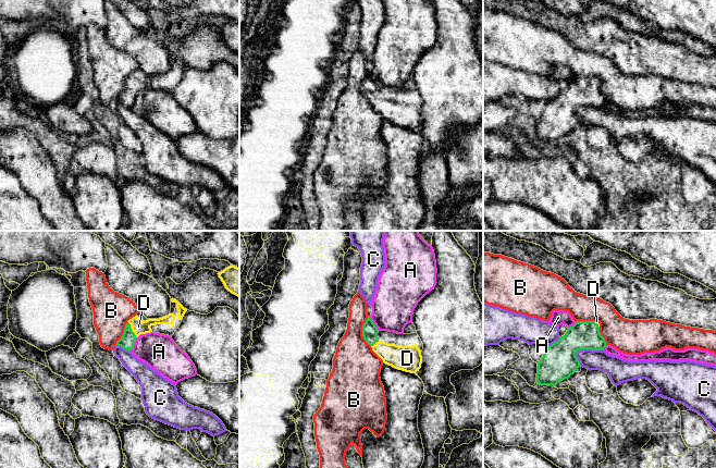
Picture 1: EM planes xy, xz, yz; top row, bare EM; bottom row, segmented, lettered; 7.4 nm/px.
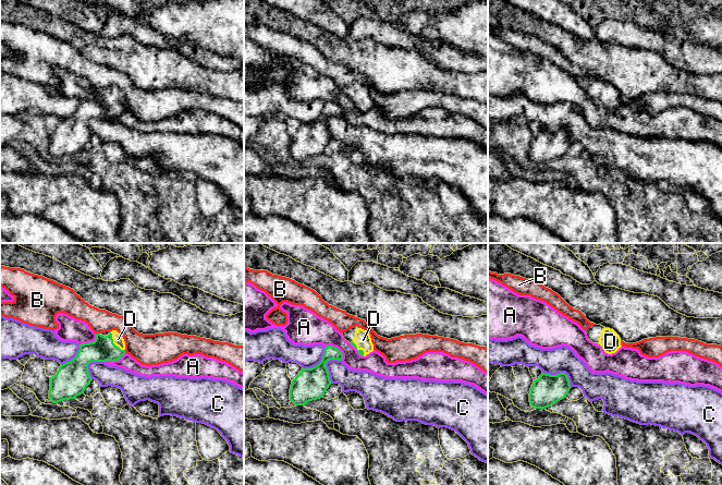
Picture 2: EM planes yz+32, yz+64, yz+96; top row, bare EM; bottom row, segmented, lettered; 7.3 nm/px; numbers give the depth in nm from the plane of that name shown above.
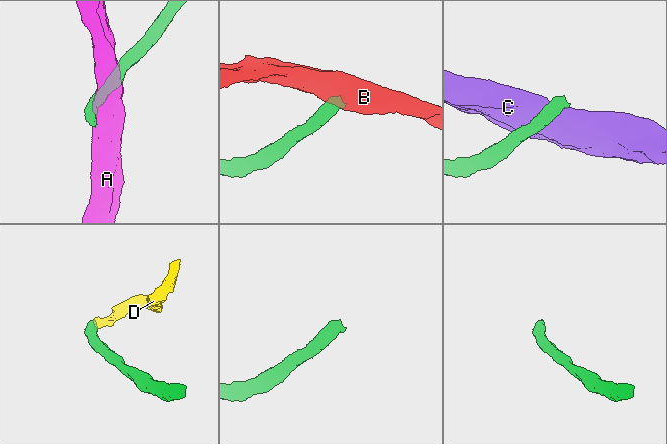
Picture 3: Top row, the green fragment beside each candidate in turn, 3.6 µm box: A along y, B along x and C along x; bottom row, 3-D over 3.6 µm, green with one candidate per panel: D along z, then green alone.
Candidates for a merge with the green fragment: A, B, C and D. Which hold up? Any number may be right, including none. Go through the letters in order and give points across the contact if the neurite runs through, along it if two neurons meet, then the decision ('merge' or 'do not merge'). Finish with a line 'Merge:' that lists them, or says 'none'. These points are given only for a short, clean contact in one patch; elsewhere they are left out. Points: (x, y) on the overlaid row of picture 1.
A: along xy (137, 337), (130, 350) | do not merge
B: along xz (368, 316), (362, 325), (362, 337), (370, 346) | do not merge
C: do not merge
D: across xy (127, 340), (131, 330), (138, 327) | merge
Merge: D

